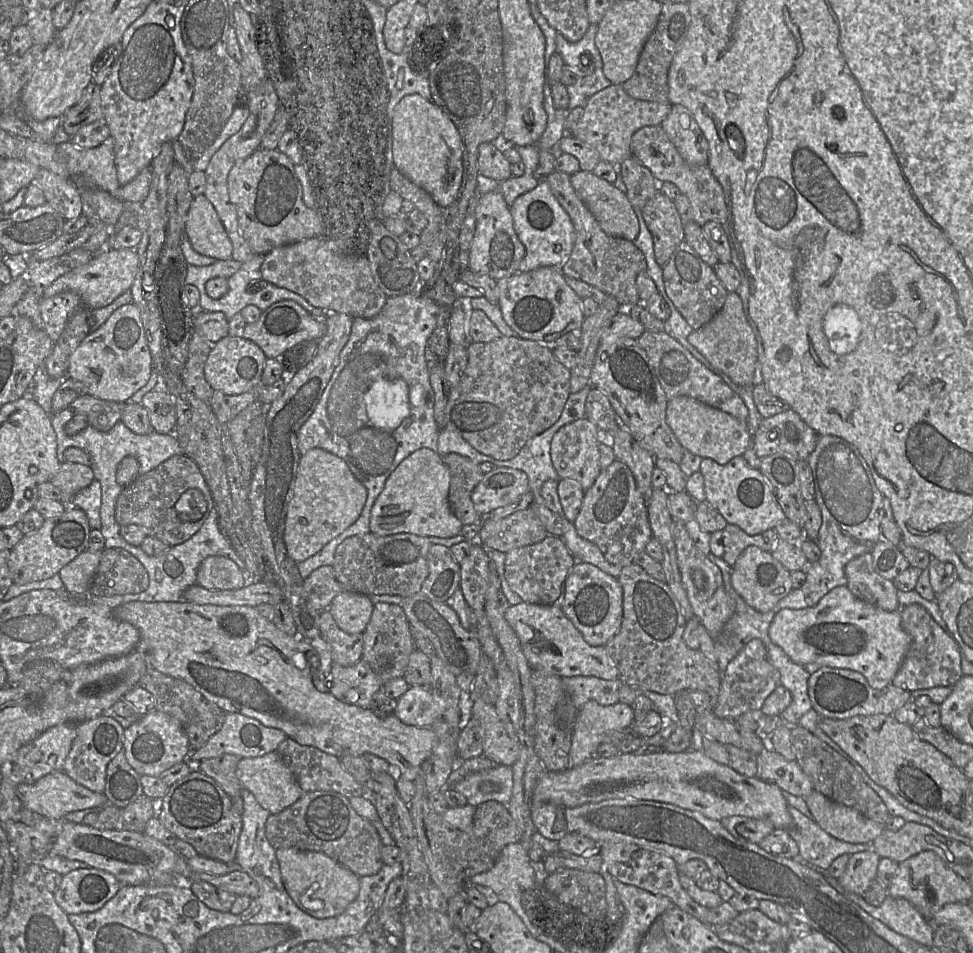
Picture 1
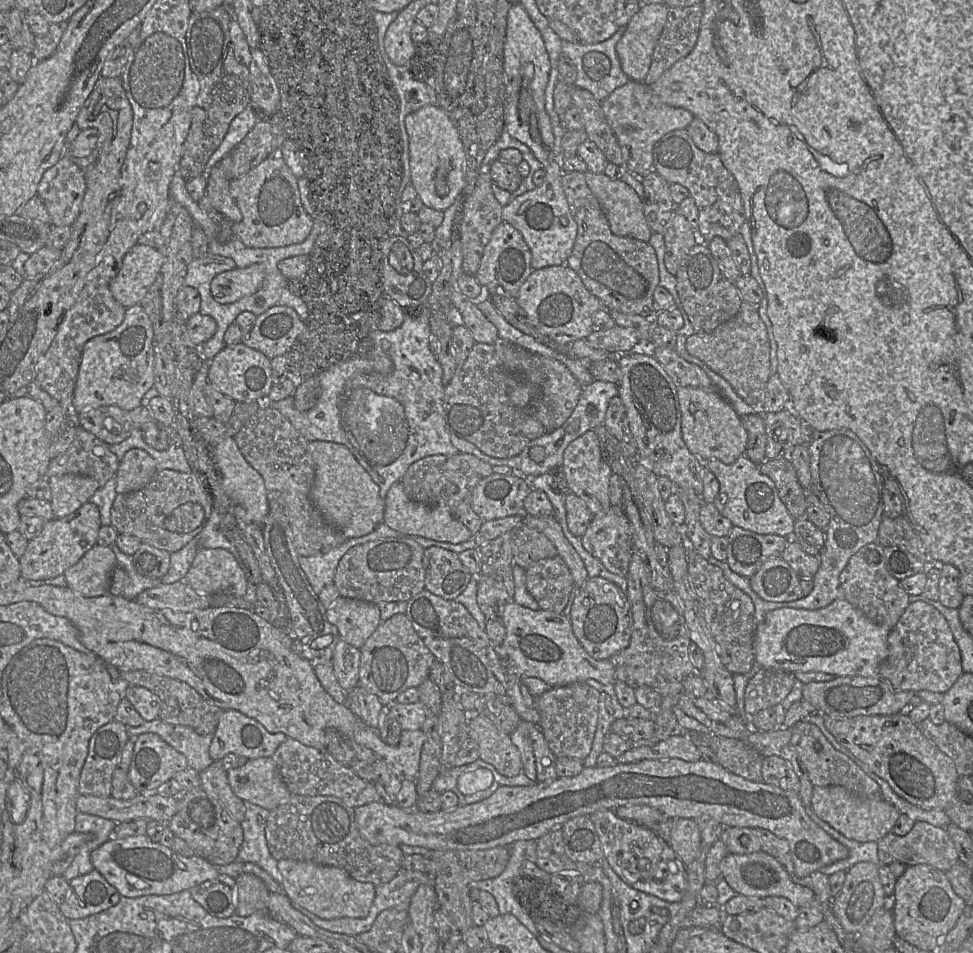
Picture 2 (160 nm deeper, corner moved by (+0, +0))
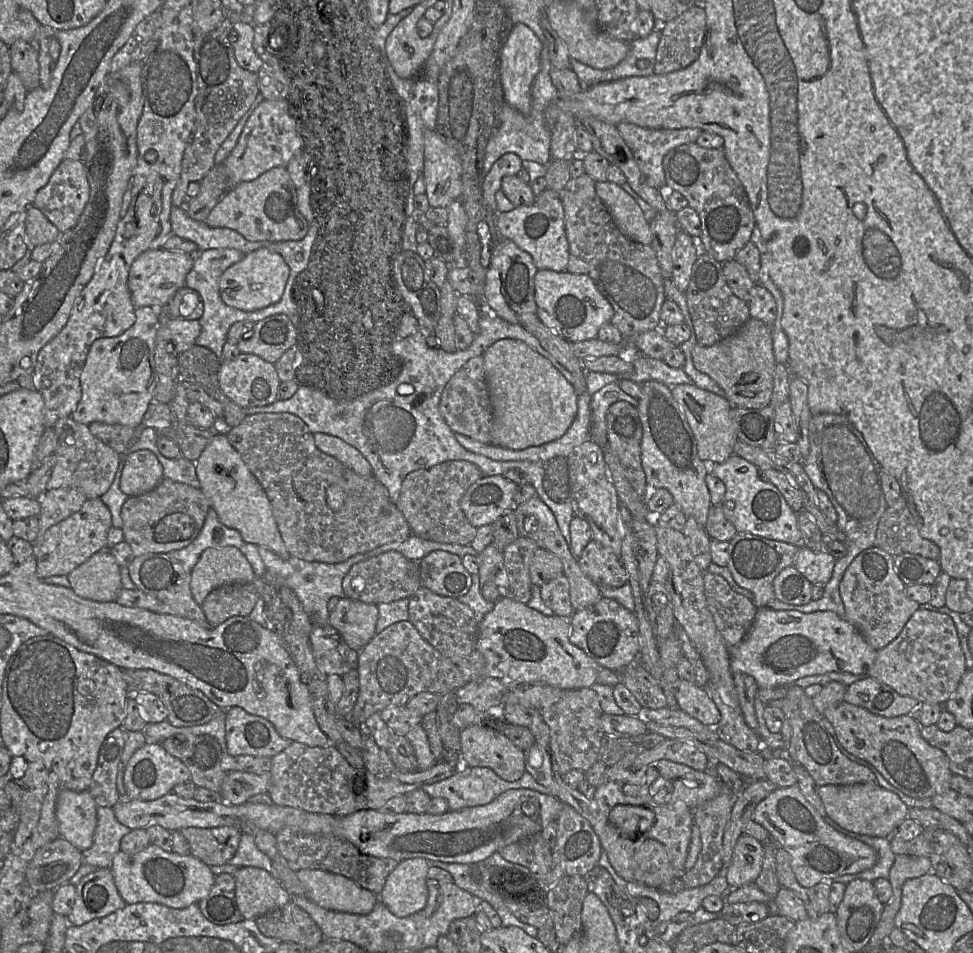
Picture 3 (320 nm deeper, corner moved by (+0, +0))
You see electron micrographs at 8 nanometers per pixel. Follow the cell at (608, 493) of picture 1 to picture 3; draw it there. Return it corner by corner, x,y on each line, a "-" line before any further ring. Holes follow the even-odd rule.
592,539
578,559
582,571
597,585
621,587
628,582
628,572
621,563
621,554
617,556
610,548

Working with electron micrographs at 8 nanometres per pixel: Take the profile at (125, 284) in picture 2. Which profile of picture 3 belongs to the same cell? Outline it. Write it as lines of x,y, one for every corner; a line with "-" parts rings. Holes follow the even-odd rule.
165,248
150,249
141,253
132,263
128,277
128,287
134,306
165,309
176,292
185,286
187,274
194,264
194,255

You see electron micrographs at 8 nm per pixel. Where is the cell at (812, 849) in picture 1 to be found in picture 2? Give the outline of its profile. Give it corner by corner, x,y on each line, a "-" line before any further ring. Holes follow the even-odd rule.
805,809
805,811
815,824
848,849
848,857
846,859
825,866
819,871
830,876
839,871
847,872
849,868
858,862
872,862
880,865
877,854
877,842
859,842
846,838
840,832
832,828
828,823
820,819
811,809

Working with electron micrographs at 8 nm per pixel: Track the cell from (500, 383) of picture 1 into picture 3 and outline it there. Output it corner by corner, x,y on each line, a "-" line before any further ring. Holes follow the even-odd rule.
483,355
470,358
446,384
439,410
454,433
460,433
485,444
492,444
493,411
484,374

